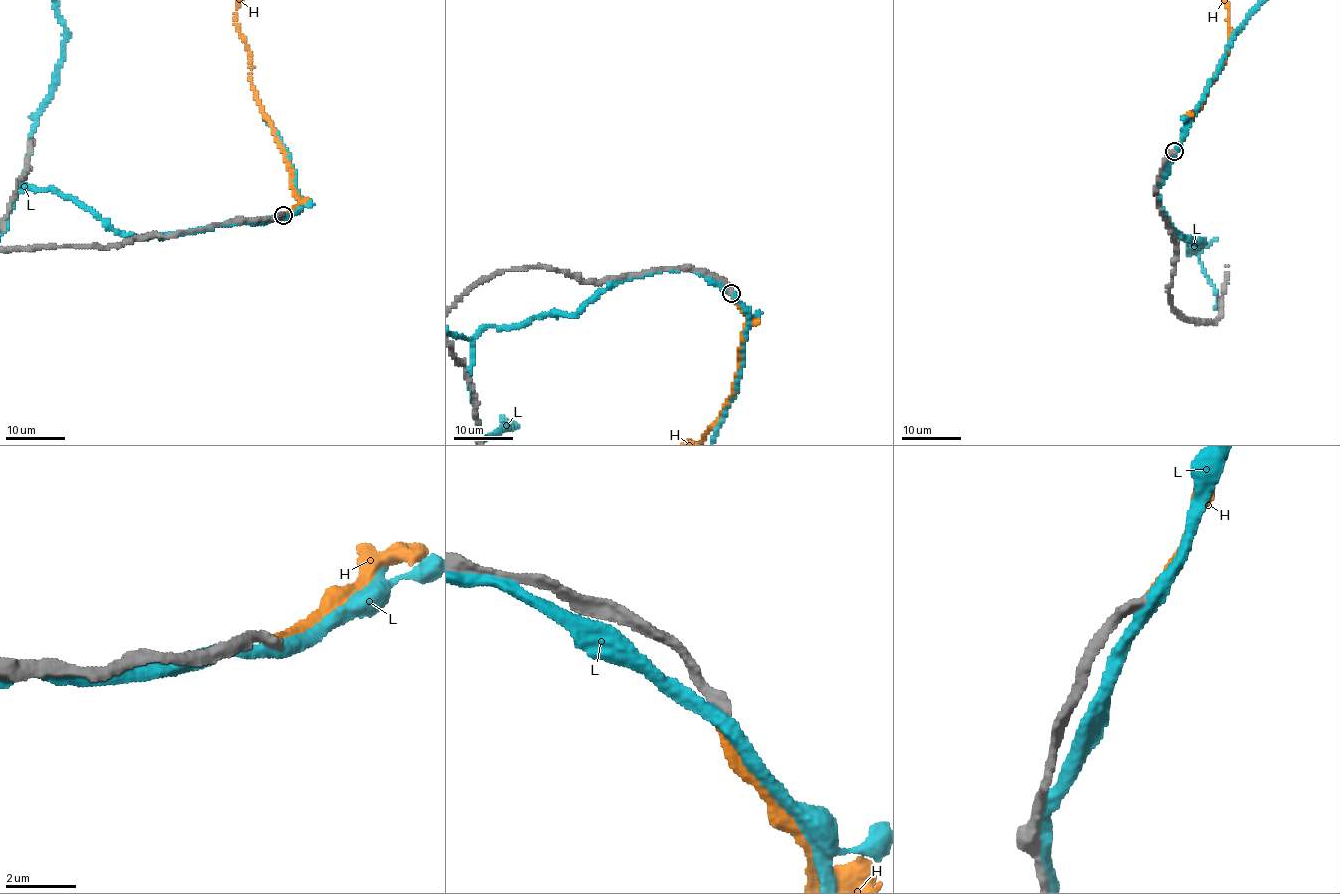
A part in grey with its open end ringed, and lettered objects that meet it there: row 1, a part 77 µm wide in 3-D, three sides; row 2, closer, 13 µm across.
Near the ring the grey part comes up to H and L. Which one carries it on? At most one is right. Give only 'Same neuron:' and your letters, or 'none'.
Same neuron: H

